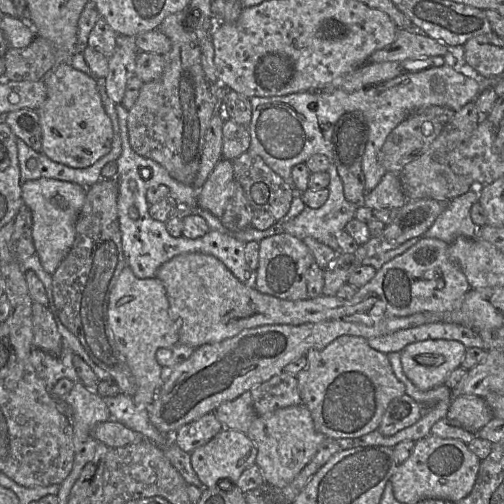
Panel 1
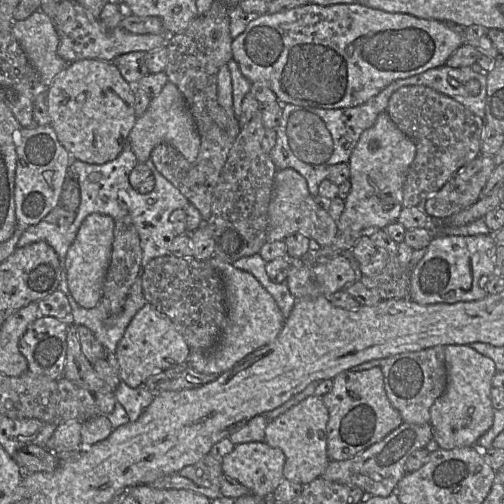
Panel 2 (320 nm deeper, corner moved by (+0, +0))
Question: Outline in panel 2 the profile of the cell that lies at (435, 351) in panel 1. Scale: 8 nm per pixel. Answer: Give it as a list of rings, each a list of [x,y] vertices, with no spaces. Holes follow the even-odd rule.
[[[444,345],[447,384],[443,394],[430,408],[430,426],[433,439],[440,448],[475,446],[494,423],[494,407],[491,402],[493,378],[498,371],[494,361],[469,345]]]

